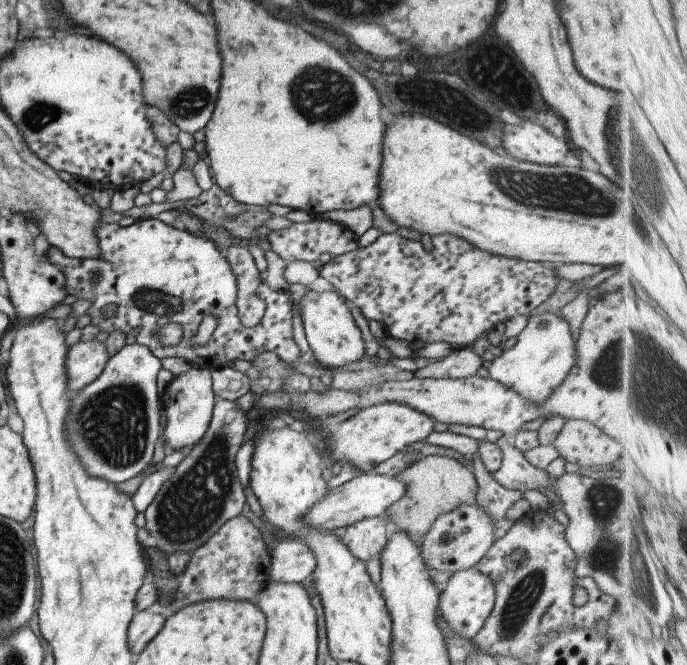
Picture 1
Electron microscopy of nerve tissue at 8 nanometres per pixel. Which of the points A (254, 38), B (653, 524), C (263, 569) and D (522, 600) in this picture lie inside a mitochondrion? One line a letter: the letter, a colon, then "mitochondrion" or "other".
A: other
B: other
C: other
D: mitochondrion

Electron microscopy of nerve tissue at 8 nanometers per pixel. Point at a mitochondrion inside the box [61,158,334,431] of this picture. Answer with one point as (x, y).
(154, 300)

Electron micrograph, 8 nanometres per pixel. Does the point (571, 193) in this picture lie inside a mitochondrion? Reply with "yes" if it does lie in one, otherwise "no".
yes

